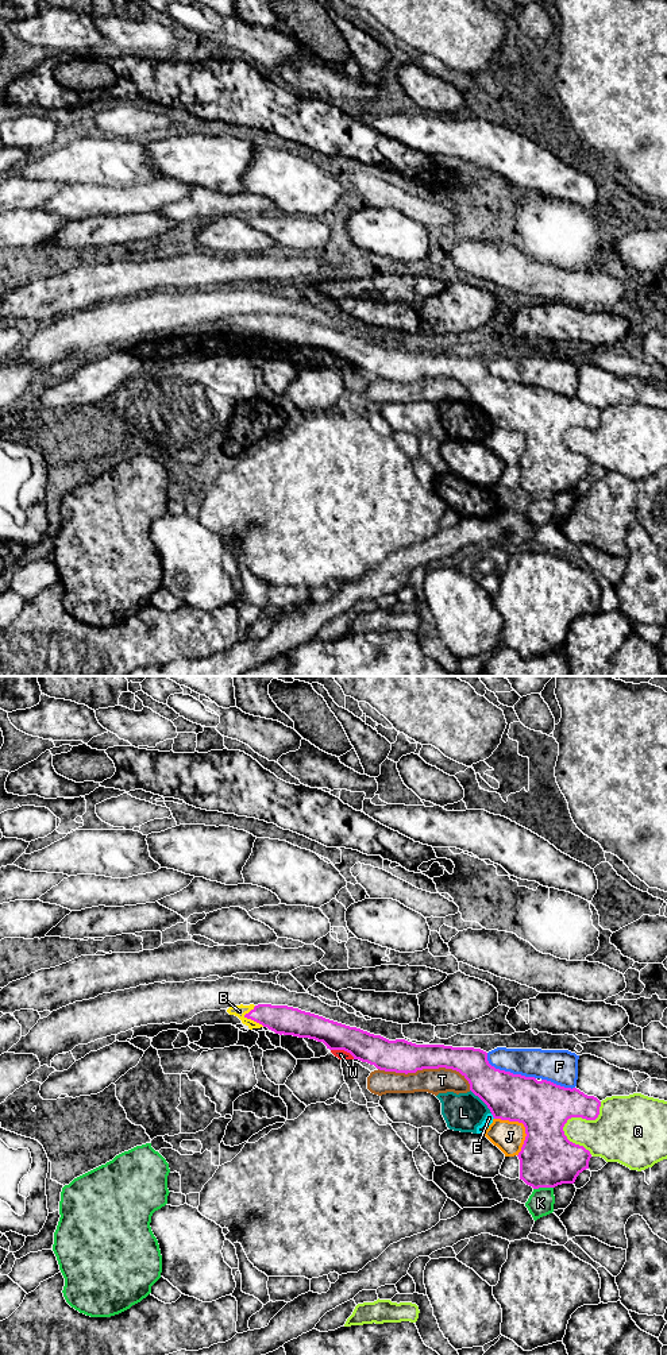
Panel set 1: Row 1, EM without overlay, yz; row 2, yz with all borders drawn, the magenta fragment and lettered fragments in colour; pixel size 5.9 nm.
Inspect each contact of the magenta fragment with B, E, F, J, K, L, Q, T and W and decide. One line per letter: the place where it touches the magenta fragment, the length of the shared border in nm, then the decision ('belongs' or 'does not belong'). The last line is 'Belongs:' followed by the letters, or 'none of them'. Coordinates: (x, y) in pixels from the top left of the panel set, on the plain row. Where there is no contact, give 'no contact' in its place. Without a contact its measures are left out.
B: yz (254, 329) | 140 nm | belongs
E: yz (493, 425) | 40 nm | does not belong
F: yz (508, 381) | 340 nm | does not belong
J: yz (524, 435) | 280 nm | does not belong
K: yz (543, 495) | 120 nm | does not belong
L: yz (482, 409) | 190 nm | does not belong
Q: yz (569, 427) | 320 nm | does not belong
T: yz (427, 377) | 550 nm | does not belong
W: yz (343, 358) | 160 nm | does not belong
Belongs: B

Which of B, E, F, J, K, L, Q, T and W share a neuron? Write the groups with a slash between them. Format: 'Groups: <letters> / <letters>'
Groups: B / E L / F / J / K / Q / T / W

